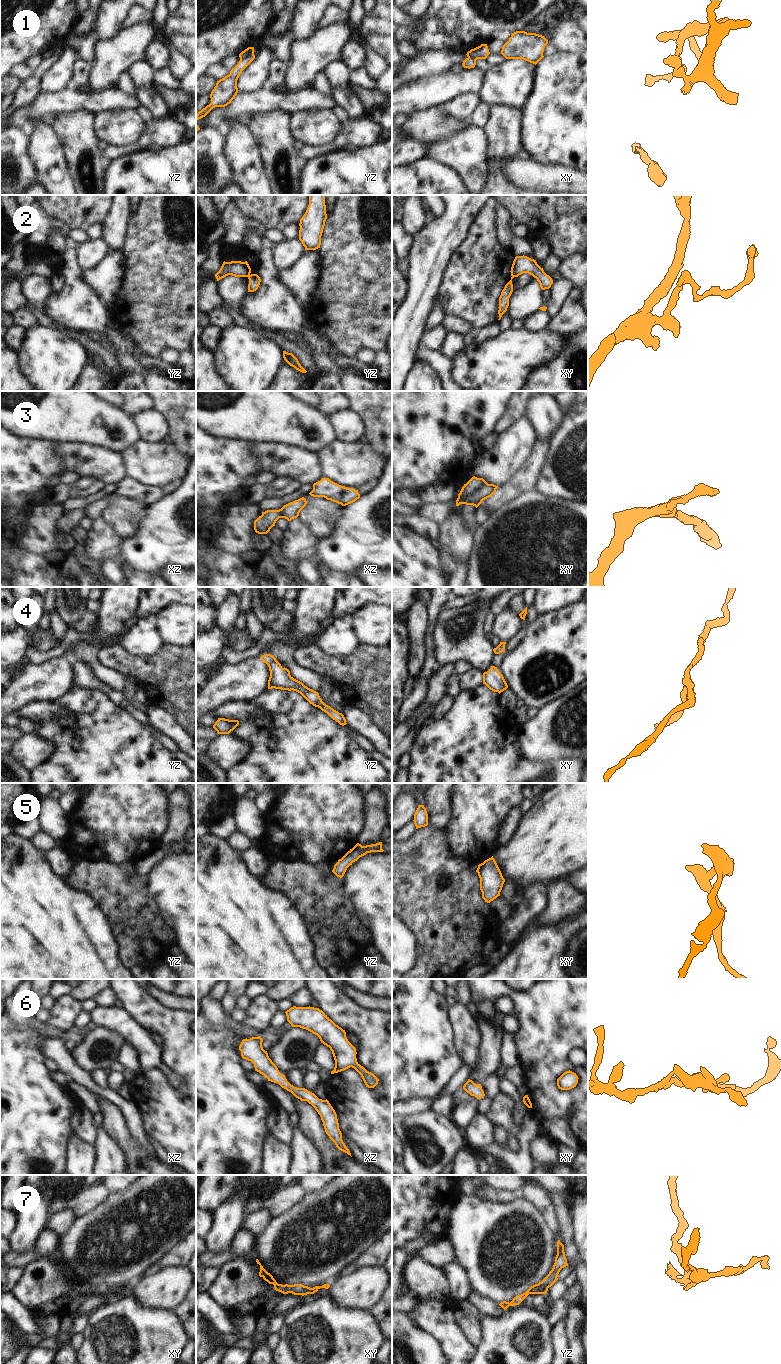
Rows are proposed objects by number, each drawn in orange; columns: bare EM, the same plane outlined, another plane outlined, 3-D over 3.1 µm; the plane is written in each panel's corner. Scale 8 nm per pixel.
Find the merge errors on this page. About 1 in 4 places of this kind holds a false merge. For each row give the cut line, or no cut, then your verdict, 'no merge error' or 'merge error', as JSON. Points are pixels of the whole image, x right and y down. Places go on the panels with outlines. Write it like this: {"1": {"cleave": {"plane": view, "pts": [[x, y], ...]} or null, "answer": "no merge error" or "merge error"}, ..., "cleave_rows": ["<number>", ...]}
{"1": {"cleave": {"plane": "yz", "pts": [[253, 53], [240, 60]]}, "answer": "merge error"}, "2": {"cleave": {"plane": "yz", "pts": [[249, 274], [248, 277]]}, "answer": "merge error"}, "3": {"cleave": {"plane": "xy", "pts": [[487, 483], [471, 493], [462, 503]]}, "answer": "merge error"}, "4": {"cleave": null, "answer": "no merge error"}, "5": {"cleave": {"plane": "yz", "pts": [[334, 868], [332, 871]]}, "answer": "merge error"}, "6": {"cleave": null, "answer": "no merge error"}, "7": {"cleave": null, "answer": "no merge error"}, "cleave_rows": ["1", "2", "3", "5"]}

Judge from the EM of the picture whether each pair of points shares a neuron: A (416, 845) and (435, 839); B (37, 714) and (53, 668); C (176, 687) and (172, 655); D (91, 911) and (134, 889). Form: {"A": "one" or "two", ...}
{"A": "one", "B": "two", "C": "one", "D": "two"}

